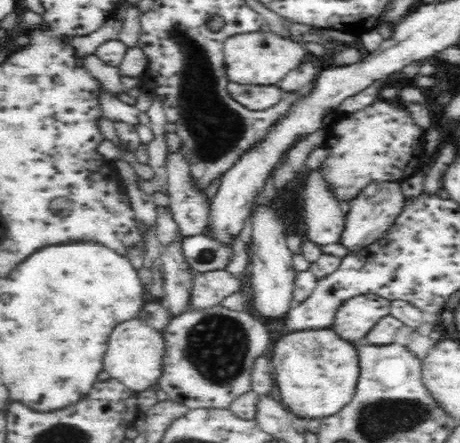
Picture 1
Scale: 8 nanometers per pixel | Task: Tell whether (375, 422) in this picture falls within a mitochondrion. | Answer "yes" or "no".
yes

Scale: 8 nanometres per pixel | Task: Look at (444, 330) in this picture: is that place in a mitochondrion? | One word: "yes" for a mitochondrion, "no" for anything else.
no

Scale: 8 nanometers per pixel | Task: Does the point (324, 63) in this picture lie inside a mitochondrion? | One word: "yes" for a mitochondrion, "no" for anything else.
no

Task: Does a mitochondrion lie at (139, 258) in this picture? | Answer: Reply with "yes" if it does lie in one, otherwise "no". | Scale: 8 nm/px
no

